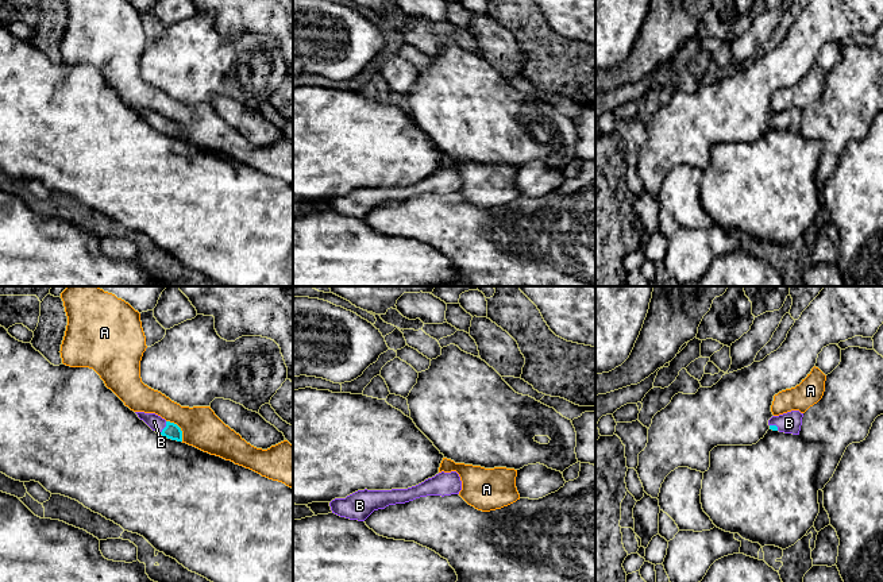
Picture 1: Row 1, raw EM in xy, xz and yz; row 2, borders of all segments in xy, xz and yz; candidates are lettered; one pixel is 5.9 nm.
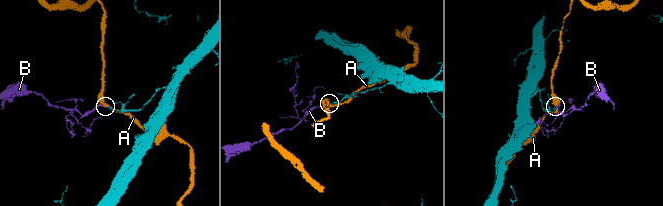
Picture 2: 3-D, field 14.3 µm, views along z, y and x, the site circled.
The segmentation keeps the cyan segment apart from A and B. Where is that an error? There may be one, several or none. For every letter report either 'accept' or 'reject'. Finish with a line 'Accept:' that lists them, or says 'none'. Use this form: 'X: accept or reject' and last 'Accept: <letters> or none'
A: reject
B: accept
Accept: B

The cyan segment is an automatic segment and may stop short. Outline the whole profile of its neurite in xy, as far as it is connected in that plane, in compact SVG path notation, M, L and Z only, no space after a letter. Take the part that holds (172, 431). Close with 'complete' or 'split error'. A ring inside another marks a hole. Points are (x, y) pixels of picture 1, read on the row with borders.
M135 412L157 433L177 442L182 442L181 428L170 421L166 421L155 413Z; split error

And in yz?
M791 411L768 420L770 429L784 433L799 435L803 413Z; split error

